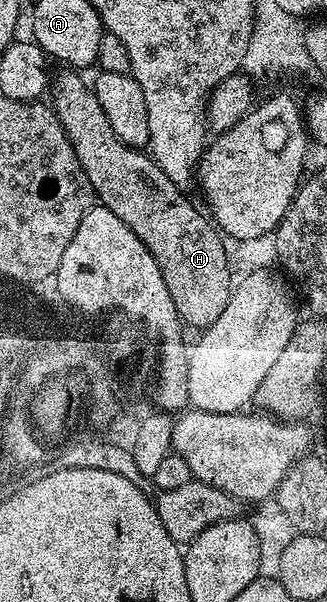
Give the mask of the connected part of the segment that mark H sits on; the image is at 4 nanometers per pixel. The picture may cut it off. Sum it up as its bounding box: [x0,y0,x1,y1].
[52,70,232,328]

